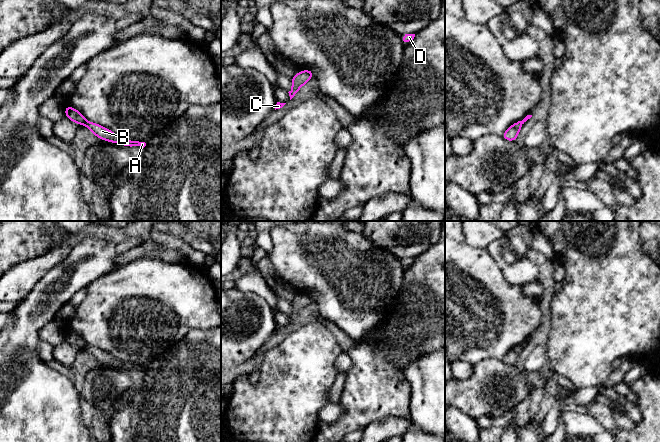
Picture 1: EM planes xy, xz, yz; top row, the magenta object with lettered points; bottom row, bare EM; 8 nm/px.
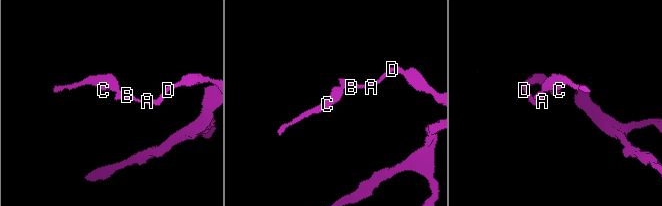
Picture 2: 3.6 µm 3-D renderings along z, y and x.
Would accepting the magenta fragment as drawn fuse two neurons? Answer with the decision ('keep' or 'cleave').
cleave

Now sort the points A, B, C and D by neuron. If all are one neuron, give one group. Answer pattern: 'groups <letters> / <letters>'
groups A B D / C

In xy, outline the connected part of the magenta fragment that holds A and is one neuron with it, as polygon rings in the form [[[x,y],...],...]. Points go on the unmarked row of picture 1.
[[[86,345],[84,347],[84,350],[90,353],[90,355],[97,360],[98,362],[104,364],[104,365],[110,365],[111,367],[118,367],[120,369],[124,369],[126,371],[145,371],[145,366],[139,366],[139,365],[133,365],[133,364],[126,364],[121,362],[120,360],[116,359],[113,355],[102,351],[101,349],[97,347],[93,347],[90,345]]]

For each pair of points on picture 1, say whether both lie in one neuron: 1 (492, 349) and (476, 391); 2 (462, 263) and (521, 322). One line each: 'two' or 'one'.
1: two
2: one

